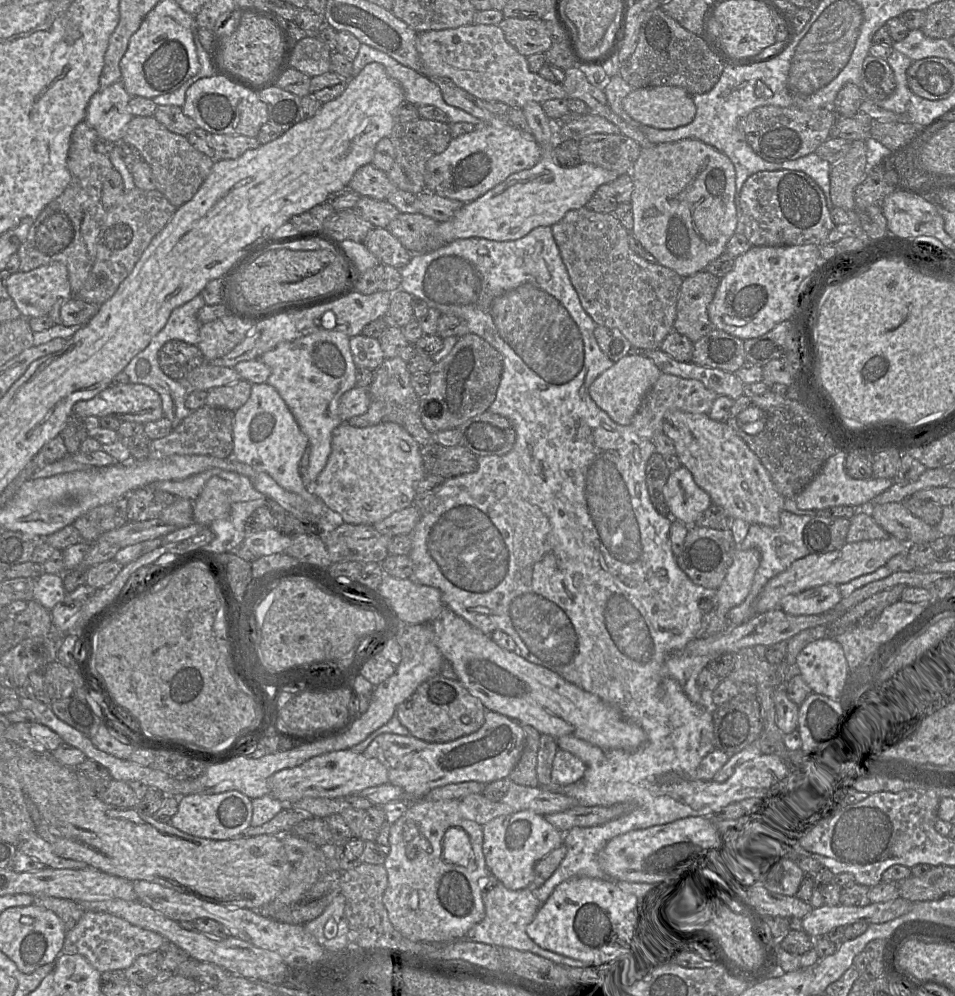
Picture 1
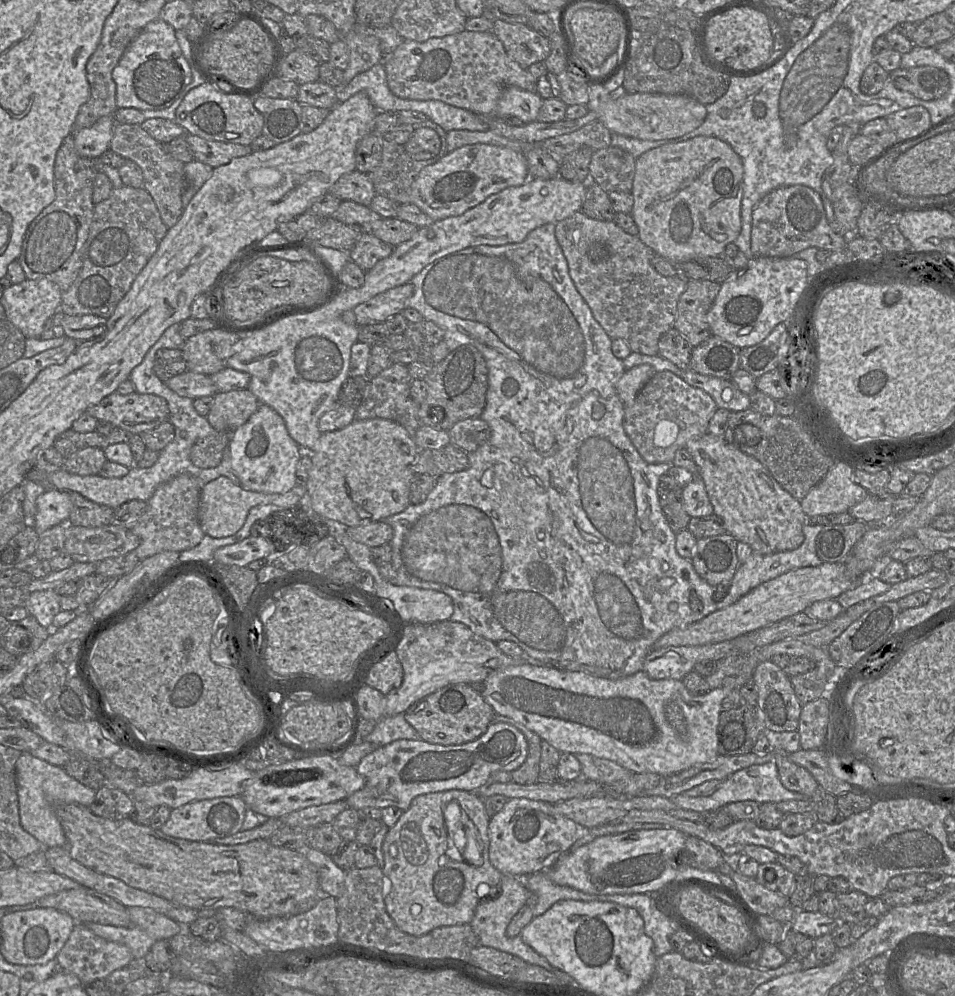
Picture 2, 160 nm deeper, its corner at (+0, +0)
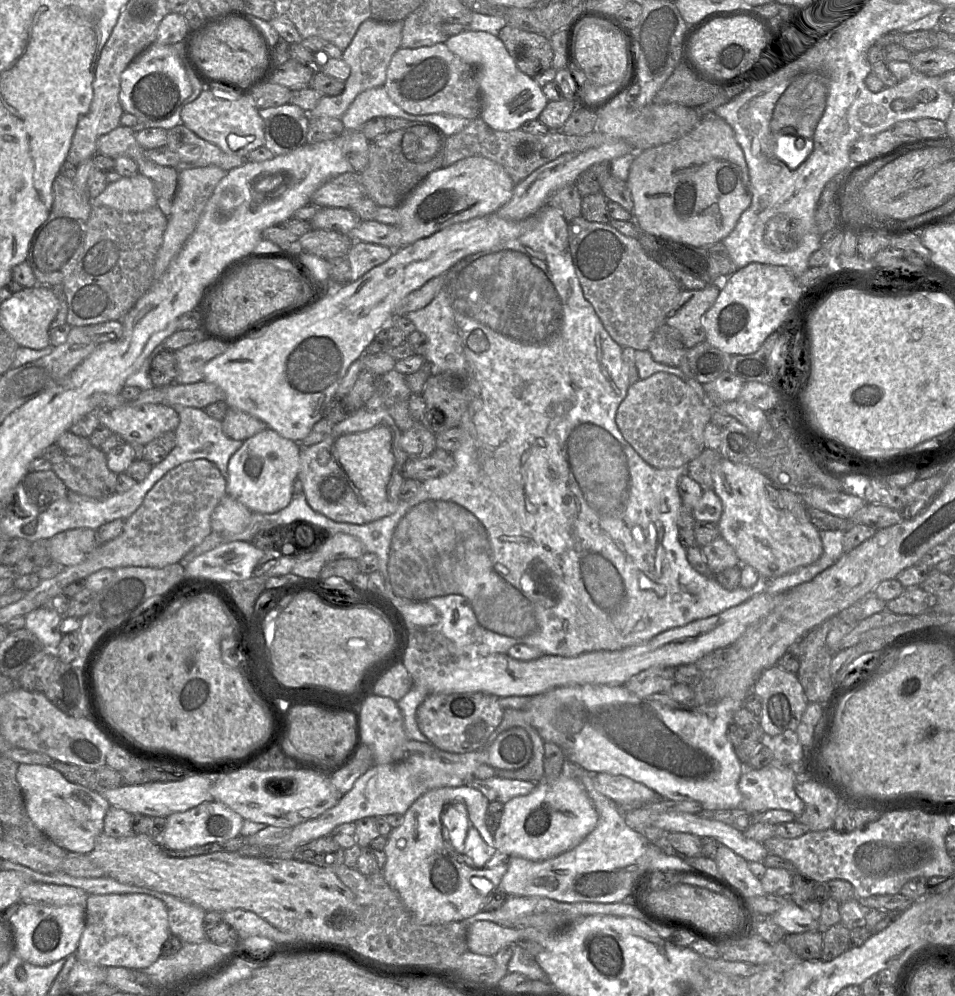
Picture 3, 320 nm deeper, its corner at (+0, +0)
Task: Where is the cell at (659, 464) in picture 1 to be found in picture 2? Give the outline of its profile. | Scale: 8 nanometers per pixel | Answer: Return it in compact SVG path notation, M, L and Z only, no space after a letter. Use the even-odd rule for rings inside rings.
M669 474L660 477L657 488L663 514L675 534L687 529L690 521L683 507L682 488Z

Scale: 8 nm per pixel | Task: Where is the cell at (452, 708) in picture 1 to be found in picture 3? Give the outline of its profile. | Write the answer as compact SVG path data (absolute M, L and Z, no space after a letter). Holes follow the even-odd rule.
M485 693L430 694L417 707L419 730L435 747L450 753L467 753L489 745L489 738L503 719L498 698Z

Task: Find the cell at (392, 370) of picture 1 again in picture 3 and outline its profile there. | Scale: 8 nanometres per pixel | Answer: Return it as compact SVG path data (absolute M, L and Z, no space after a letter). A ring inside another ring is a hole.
M394 368L379 377L373 395L365 404L365 409L370 411L387 411L402 432L408 431L416 424L410 415L409 399L412 392L405 376Z

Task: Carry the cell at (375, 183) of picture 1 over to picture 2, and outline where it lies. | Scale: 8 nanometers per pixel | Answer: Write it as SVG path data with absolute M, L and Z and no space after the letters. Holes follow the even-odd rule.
M353 170L342 175L330 188L329 193L341 201L350 200L362 205L369 205L376 195L368 173Z

